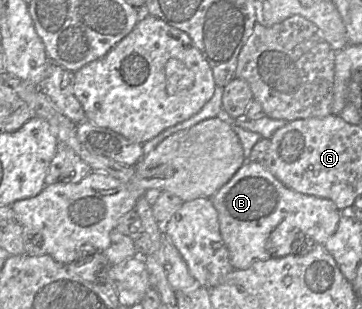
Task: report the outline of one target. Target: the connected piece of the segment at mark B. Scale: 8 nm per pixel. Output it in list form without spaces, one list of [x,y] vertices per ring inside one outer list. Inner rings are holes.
[[[246,161],[234,176],[211,198],[218,213],[220,233],[233,269],[247,269],[256,261],[297,255],[302,238],[324,244],[338,226],[342,211],[329,199],[296,192],[282,184],[261,162]]]

